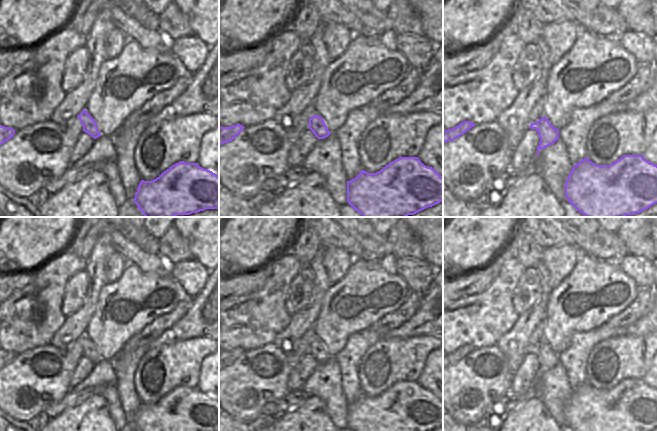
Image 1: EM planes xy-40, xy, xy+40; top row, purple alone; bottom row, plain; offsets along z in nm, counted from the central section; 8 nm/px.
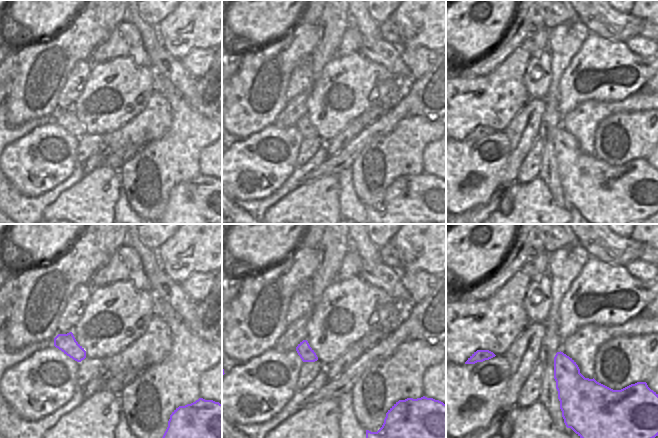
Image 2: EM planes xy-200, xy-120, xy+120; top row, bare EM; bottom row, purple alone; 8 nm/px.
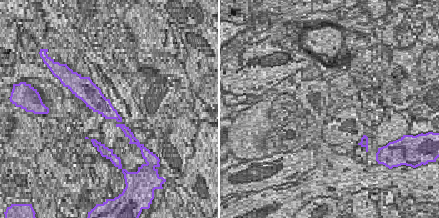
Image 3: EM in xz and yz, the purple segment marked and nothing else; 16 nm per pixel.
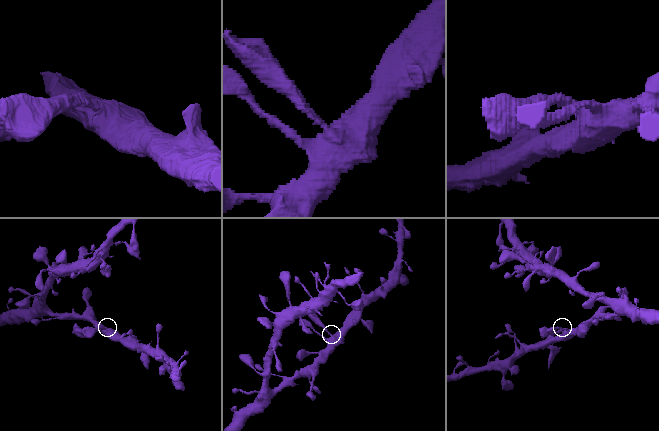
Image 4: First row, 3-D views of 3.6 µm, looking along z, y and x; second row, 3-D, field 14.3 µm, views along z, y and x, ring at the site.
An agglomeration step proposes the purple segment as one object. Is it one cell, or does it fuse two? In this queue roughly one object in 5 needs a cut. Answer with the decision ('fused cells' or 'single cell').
single cell

